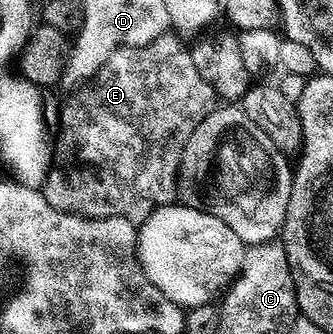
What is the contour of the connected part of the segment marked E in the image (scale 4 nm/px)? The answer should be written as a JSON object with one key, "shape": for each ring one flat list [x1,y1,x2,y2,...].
{"shape":[[168,30,162,32,157,38,153,38,153,42,145,46,113,50,113,54,109,54,109,58,105,58,103,65,91,75,91,79,84,80,72,91,75,93,64,102,63,109,59,112,59,137,54,137,51,168,47,171,47,177,41,189,49,206,74,216,88,216,89,218,120,216,141,222,154,208,170,204,176,199,179,162,185,142,189,142,189,134,193,134,193,130,197,130,199,123,217,107,217,97,213,86,209,86,209,82,205,82,201,74,197,74,197,66,193,66,190,51,187,46,183,46,182,42,184,43,174,31]]}

